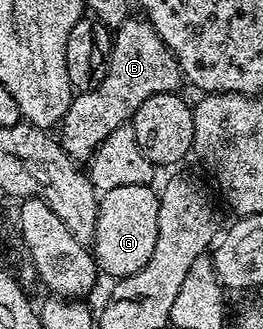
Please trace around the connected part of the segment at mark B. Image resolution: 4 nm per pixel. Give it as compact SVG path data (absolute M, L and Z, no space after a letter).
M126 19L116 26L111 37L109 62L103 79L95 88L77 93L59 126L59 140L63 151L78 163L88 162L101 146L103 139L119 126L132 122L135 111L143 107L151 95L178 92L183 74L173 52L163 43L148 20Z

